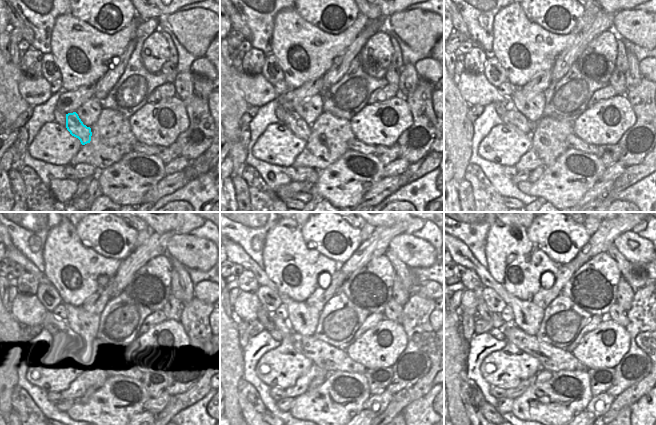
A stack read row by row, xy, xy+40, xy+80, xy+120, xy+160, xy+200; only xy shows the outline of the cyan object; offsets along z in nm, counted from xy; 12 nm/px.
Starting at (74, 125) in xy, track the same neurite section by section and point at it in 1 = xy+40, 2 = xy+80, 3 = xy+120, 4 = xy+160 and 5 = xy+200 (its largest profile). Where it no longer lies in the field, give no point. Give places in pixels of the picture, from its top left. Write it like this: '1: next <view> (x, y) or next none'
1: next xy+40 (293, 120)
2: next xy+80 (514, 117)
3: next xy+120 (65, 339)
4: next xy+160 (276, 334)
5: next xy+200 (498, 334)

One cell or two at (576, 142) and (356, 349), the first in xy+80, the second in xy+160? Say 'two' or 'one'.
two

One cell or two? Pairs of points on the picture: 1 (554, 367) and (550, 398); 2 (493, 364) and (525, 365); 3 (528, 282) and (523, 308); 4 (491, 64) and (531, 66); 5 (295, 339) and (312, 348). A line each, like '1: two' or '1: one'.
1: two
2: one
3: two
4: two
5: one

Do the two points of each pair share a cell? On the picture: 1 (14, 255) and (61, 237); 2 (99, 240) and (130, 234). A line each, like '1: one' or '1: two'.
1: two
2: one

